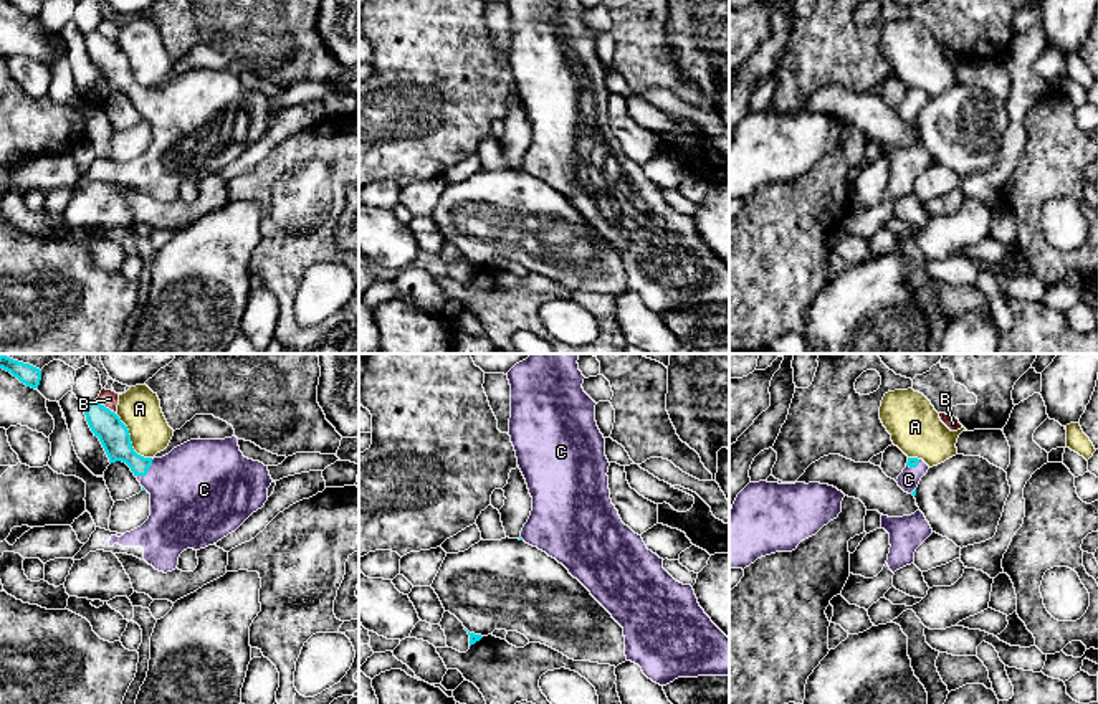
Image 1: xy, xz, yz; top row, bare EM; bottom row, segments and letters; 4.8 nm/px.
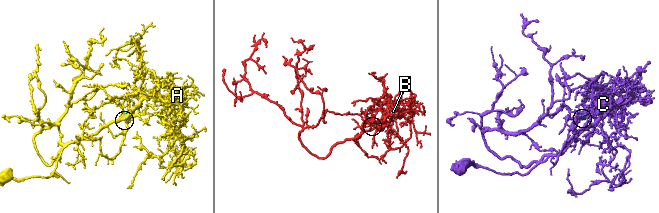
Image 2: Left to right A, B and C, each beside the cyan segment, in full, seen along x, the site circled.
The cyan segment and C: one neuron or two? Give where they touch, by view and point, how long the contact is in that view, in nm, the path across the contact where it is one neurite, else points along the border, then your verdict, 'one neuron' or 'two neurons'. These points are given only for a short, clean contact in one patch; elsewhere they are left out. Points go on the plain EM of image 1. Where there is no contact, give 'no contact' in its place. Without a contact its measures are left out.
meets cyan in xy at (147, 99); contact 120 nm long; runs through xy (113, 63), (116, 71), (147, 99), (194, 119); one neuron

